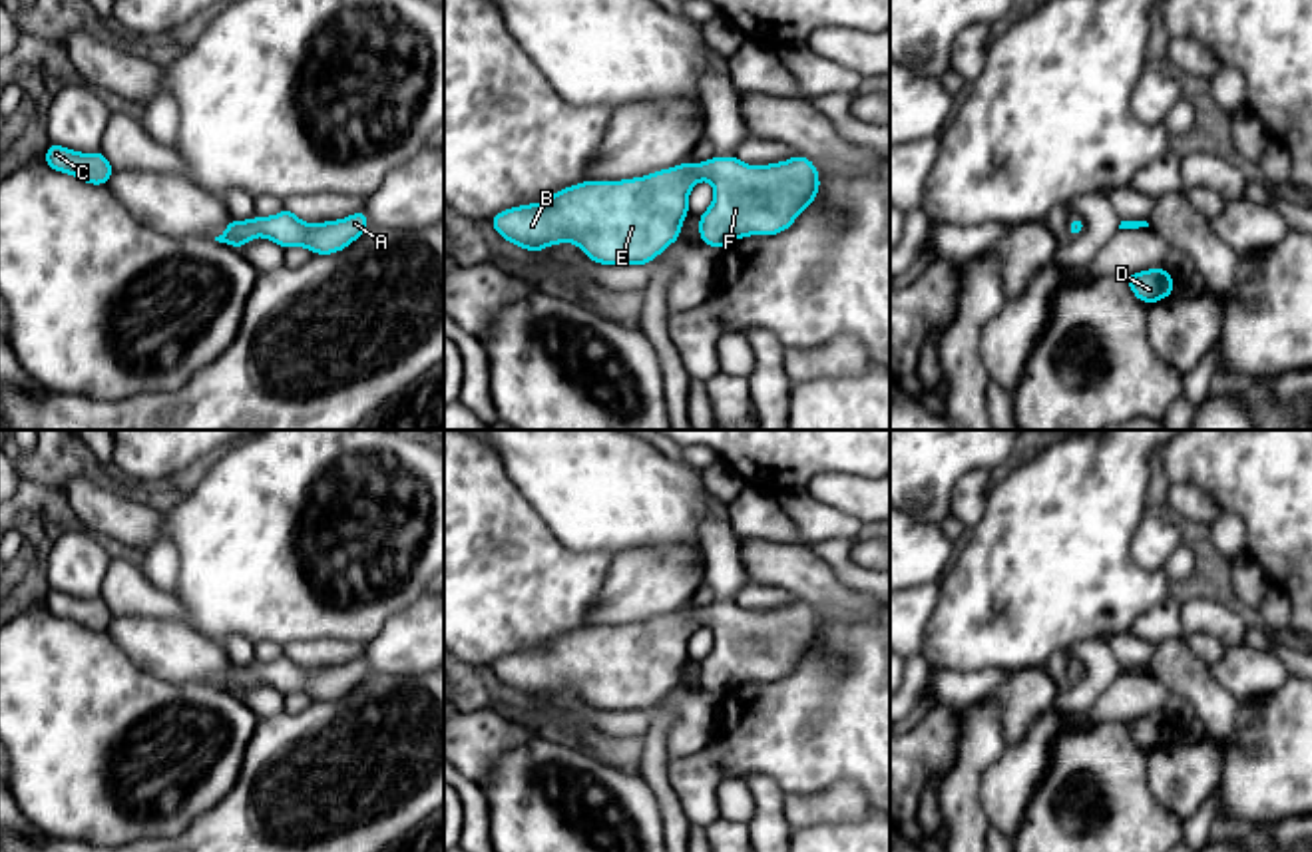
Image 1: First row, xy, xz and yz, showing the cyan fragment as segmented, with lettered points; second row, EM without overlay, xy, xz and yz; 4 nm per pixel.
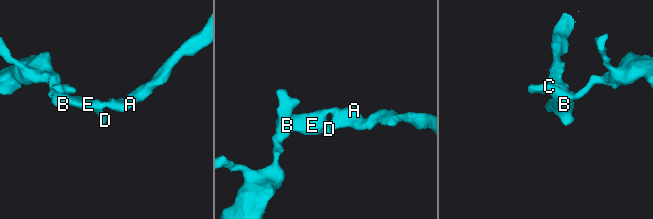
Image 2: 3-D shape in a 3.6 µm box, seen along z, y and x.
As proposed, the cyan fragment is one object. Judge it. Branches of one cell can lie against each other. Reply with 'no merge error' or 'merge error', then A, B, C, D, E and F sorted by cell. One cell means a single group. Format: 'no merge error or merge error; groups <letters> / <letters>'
no merge error; groups A B C D E F

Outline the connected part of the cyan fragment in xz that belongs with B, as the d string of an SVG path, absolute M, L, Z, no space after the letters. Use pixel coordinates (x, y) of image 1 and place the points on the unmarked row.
M735 601L621 627L581 627L542 649L496 659L496 679L538 699L575 689L597 711L649 711L681 683L689 639L707 625L715 645L699 661L701 689L723 695L749 681L778 681L816 647L816 611L794 601L768 611L747 611Z

